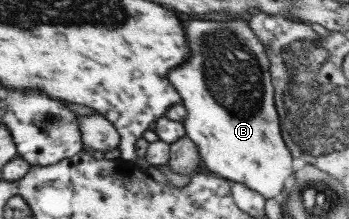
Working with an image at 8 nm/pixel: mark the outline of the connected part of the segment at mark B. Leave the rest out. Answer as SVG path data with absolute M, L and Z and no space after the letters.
M239 16L221 21L187 20L187 38L191 38L191 62L171 74L171 82L175 82L175 88L179 94L183 94L183 104L187 106L187 118L183 122L187 138L197 147L209 174L244 184L265 200L273 198L281 203L285 196L283 190L293 174L292 156L280 133L273 98L274 88L267 72L268 56L264 46L250 29L245 17Z

